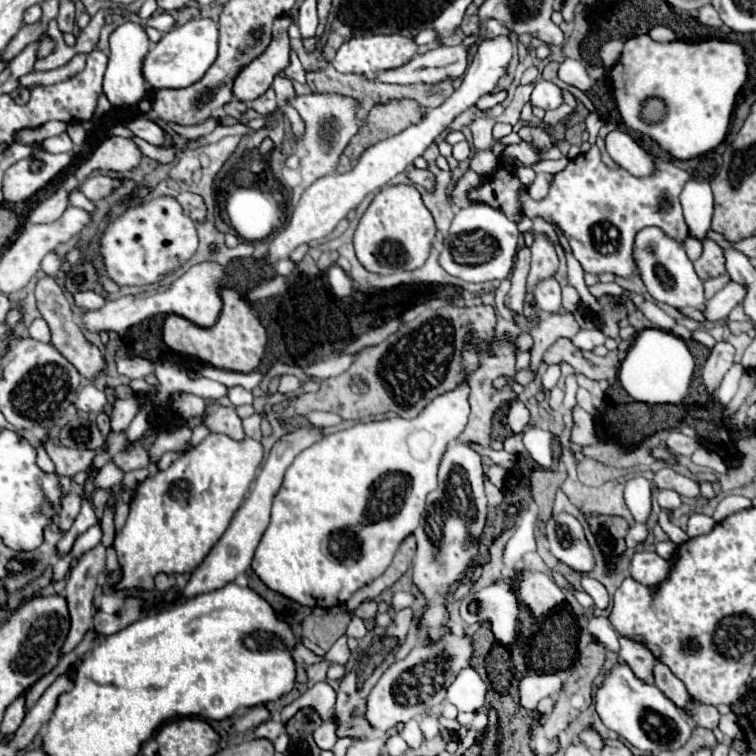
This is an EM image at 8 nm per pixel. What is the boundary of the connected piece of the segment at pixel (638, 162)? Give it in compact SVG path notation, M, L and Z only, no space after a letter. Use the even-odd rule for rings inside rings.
M614 130L608 134L606 150L616 164L634 176L648 176L654 172L652 158L624 130Z

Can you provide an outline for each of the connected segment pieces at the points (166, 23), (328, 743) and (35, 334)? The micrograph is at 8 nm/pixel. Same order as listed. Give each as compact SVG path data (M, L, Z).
M164 12L164 14L158 14L158 16L148 18L148 22L146 22L146 24L148 24L148 26L152 26L152 28L156 28L156 30L160 30L162 34L166 34L166 32L170 32L170 30L176 26L176 20L174 20L174 16L172 16L172 14Z
M326 720L320 728L316 728L314 742L320 750L332 750L332 746L336 744L336 724L332 720Z
M35 319L28 328L28 334L31 338L38 341L50 344L51 343L51 332L46 324L45 320Z

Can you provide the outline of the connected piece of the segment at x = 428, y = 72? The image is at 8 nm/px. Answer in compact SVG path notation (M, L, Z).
M478 36L464 38L460 46L454 48L434 48L424 54L418 54L412 62L398 68L394 72L398 84L414 84L414 82L426 82L426 84L438 84L444 80L456 80L466 72L468 66L468 54L472 46L476 44Z

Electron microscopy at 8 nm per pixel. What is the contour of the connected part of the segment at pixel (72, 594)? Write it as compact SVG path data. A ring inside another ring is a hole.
M98 544L96 548L82 554L78 564L72 568L64 596L70 610L70 632L64 642L62 654L72 652L90 630L94 614L94 592L98 576L106 570L106 548Z

